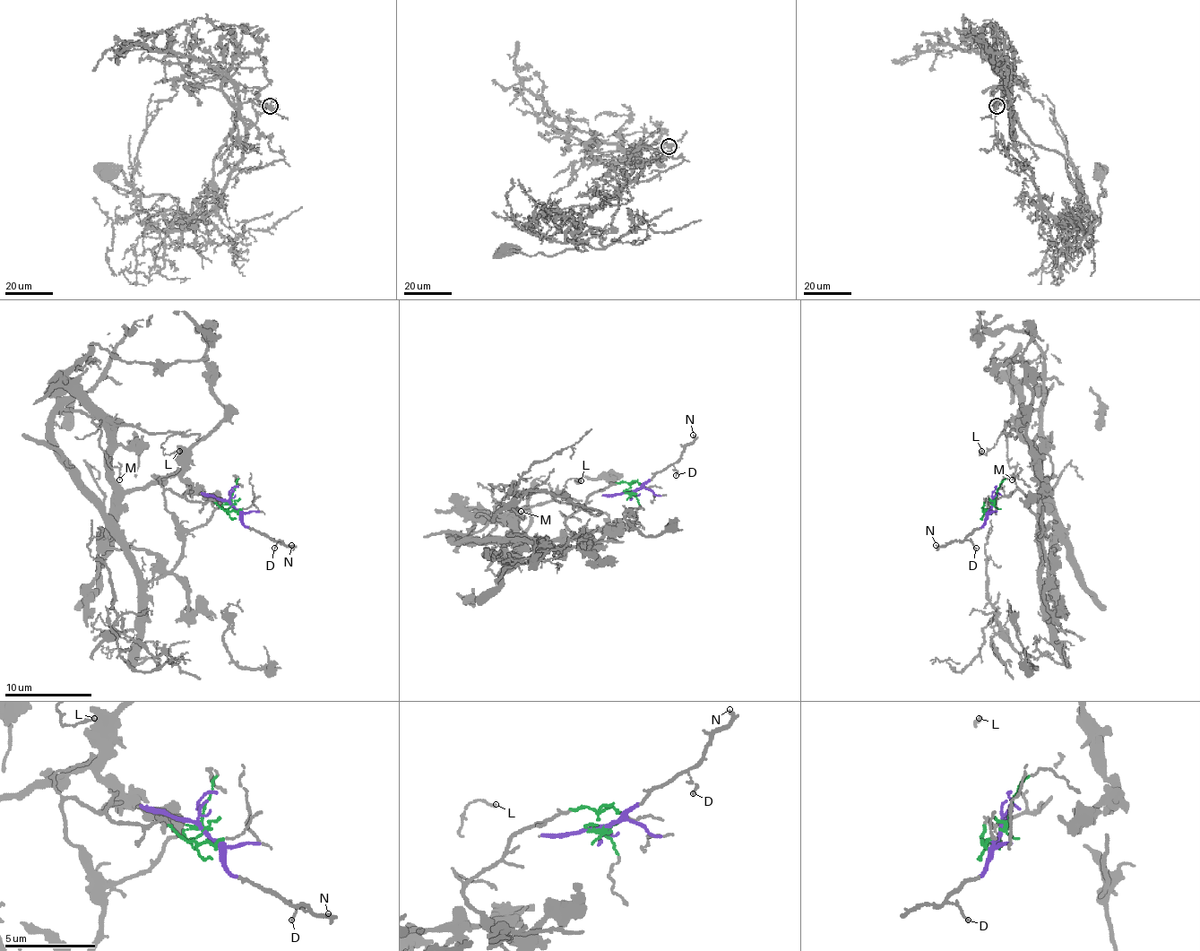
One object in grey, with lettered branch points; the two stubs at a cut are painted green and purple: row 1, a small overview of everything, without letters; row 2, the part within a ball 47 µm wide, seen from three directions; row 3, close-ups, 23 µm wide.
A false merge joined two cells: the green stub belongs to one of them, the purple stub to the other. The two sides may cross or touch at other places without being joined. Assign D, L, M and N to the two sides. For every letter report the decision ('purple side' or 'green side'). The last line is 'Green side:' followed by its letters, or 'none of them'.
D: purple side
L: green side
M: green side
N: purple side
Green side: L, M

